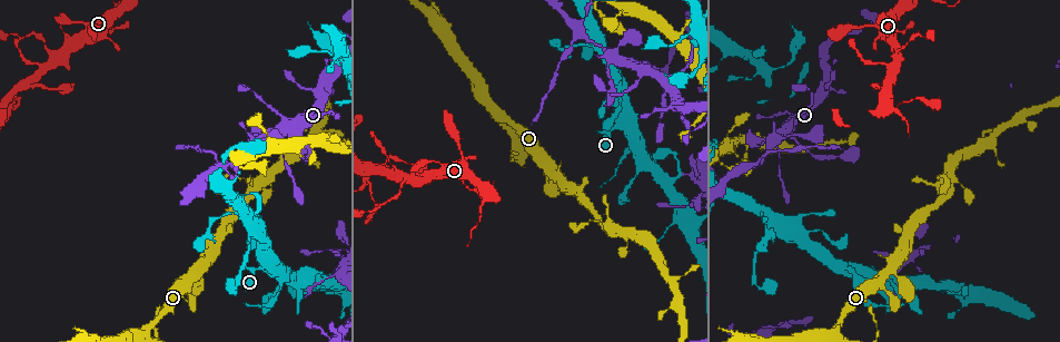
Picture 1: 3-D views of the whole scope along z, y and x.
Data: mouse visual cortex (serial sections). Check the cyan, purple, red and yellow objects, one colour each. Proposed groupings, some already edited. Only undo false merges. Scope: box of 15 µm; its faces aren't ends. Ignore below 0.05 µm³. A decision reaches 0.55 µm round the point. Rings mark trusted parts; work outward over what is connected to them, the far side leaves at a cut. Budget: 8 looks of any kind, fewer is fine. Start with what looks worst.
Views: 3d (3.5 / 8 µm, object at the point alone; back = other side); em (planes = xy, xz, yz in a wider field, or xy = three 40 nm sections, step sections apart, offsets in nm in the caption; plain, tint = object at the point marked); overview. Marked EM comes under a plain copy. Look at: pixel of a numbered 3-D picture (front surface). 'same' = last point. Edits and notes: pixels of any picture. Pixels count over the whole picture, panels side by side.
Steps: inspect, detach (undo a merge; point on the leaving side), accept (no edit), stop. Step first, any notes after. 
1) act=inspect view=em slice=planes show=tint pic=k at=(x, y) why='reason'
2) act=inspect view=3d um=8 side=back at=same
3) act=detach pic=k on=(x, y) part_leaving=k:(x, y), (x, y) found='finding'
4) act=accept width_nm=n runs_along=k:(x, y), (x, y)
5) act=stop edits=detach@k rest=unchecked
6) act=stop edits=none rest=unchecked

act=inspect view=3d um=3.5 pic=1 at=(897, 57) why='branch point'

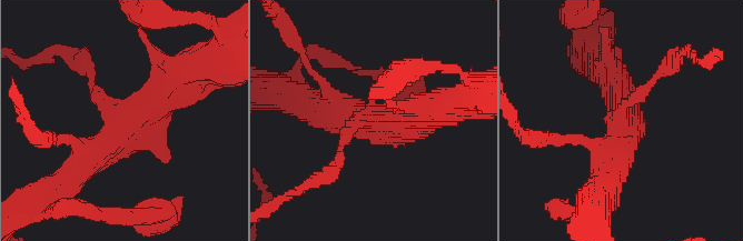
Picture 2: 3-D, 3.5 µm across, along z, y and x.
act=inspect view=em slice=xy step=5 show=tint pic=2 at=(128, 128)

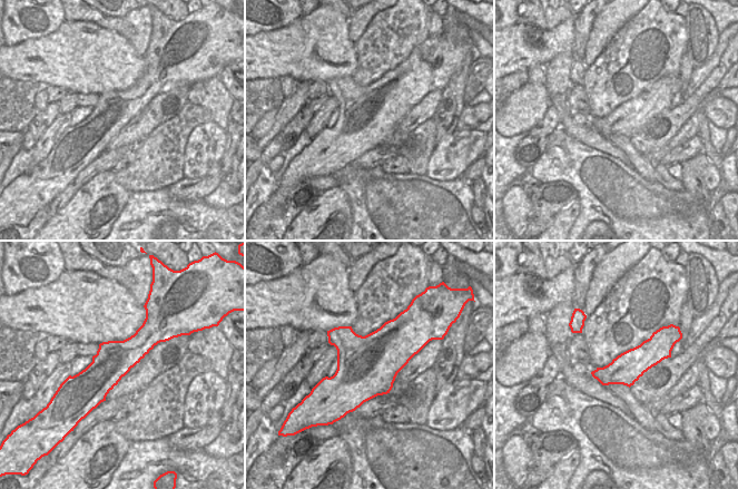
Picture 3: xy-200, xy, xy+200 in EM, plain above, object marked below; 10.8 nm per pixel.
act=inspect view=em slice=xy step=3 show=tint at=same

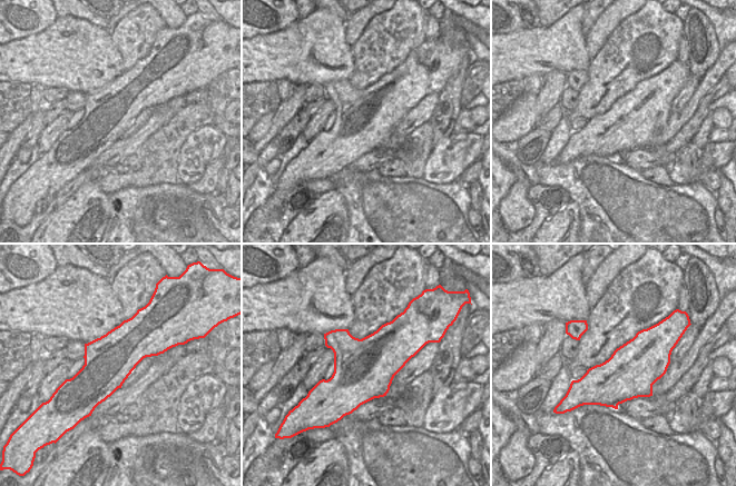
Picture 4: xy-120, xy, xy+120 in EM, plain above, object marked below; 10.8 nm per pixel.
act=accept runs_along=2:(181, 72), (72, 174) found='continuous, no second cell'

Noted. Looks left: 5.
act=inspect view=3d um=8 pic=1 at=(632, 60) why='small branch off a trunk'

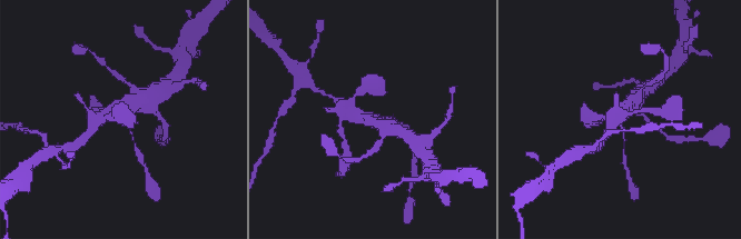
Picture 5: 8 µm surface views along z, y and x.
act=inspect view=em slice=xy step=5 show=tint pic=5 at=(374, 116) why='shape alone is not enough'

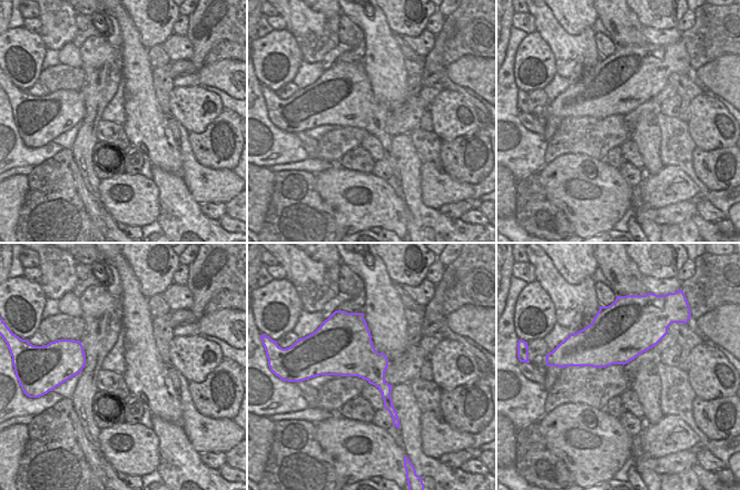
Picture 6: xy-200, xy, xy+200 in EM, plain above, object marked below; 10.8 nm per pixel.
act=accept arm_widths_nm=150,450,500 found='one cell here'

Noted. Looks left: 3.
act=inspect view=3d um=8 pic=1 at=(764, 213) why='two arms in line, one across'

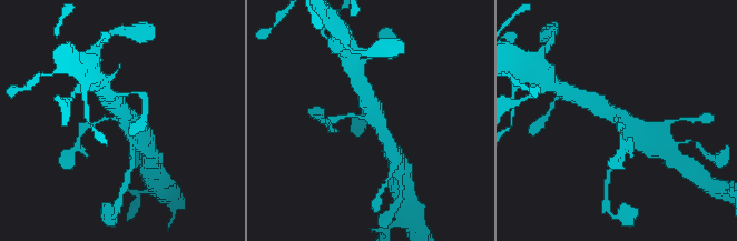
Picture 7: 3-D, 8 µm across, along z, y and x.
act=inspect view=em slice=xy step=3 show=tint pic=7 at=(618, 116) arms=3 arm_widths_nm=150,450,500

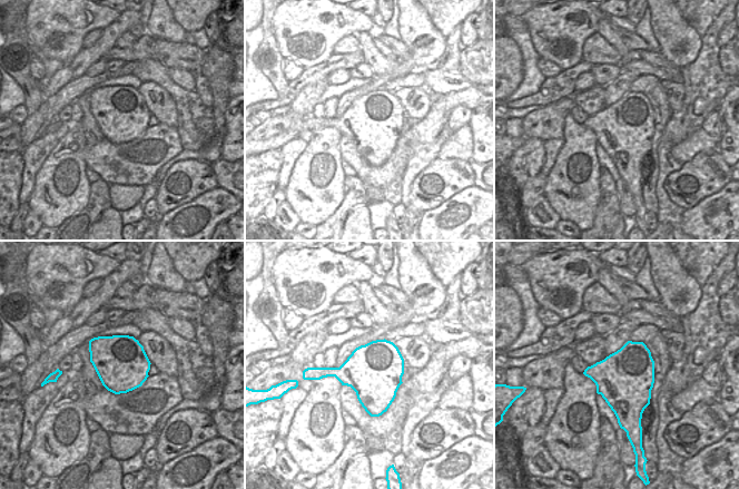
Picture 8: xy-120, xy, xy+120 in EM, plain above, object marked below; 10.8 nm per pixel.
act=accept runs_along=7:(644, 130), (595, 103) found='one cell here'

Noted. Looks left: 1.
act=inspect view=3d um=3.5 pic=1 at=(883, 288) why='calibre changes'

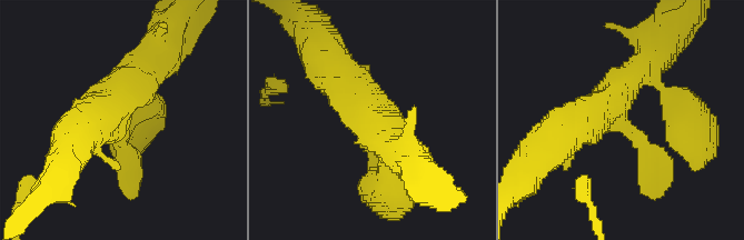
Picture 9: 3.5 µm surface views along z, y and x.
act=accept arms=3 runs_along=9:(553, 141), (593, 117), (650, 62) found='continuous, no second cell'

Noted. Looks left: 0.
act=stop edits=none rest=unchecked

